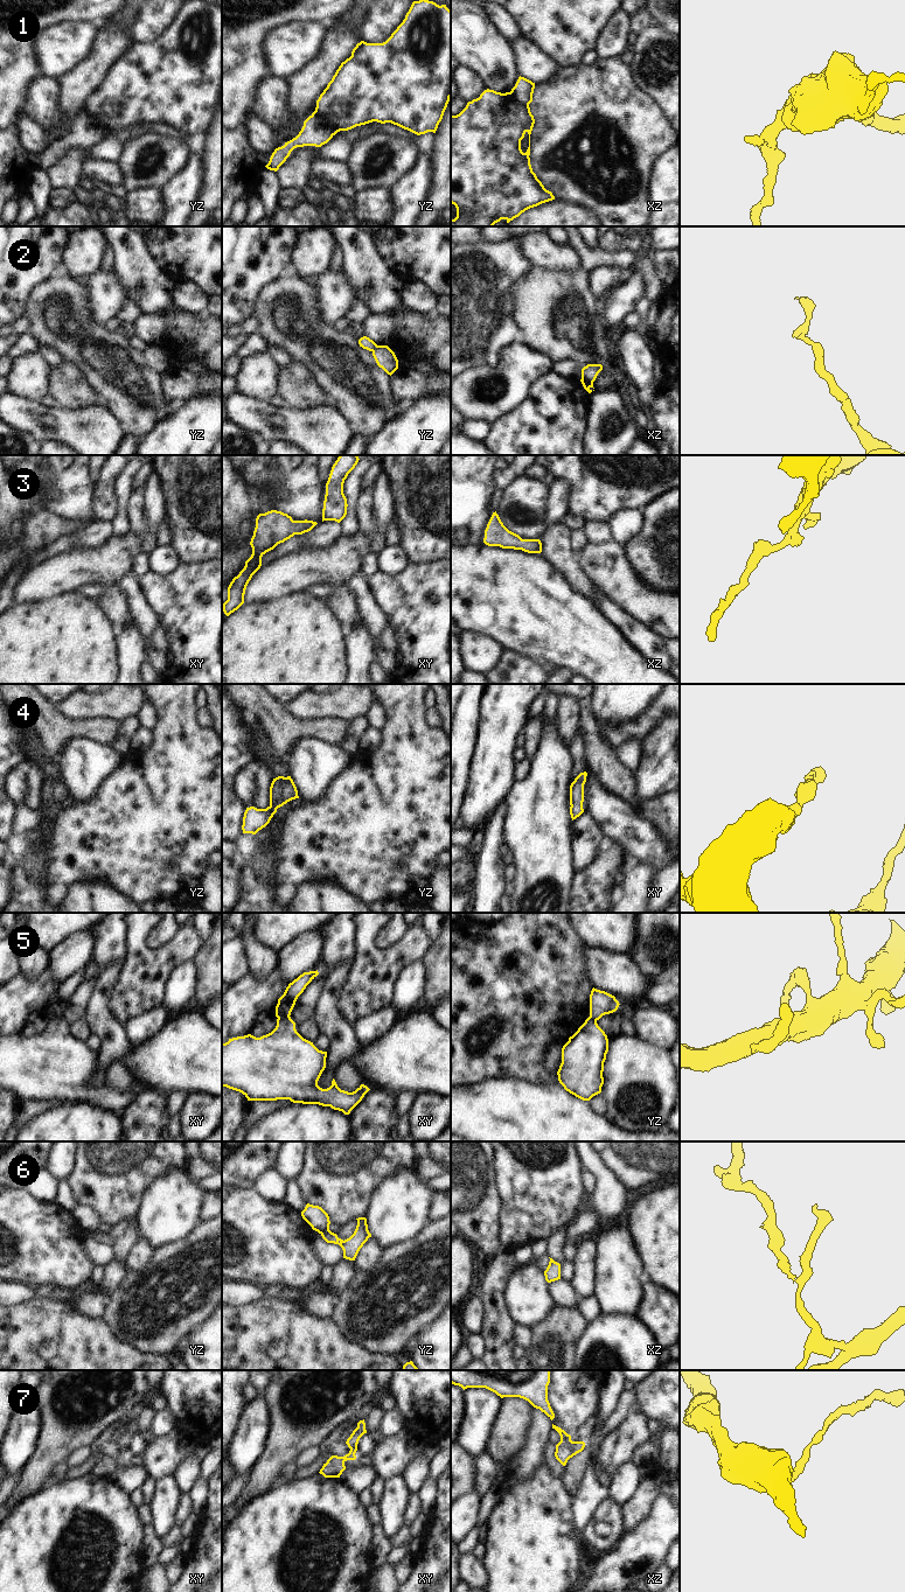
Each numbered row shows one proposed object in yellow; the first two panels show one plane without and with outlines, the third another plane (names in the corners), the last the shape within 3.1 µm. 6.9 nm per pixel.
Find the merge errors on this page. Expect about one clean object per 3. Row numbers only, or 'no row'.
1, 2, 5, 6, 7

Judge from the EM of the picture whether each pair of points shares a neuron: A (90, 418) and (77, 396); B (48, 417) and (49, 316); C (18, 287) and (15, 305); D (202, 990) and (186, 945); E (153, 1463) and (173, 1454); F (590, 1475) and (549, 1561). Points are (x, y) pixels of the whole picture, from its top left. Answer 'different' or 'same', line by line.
A: different
B: different
C: same
D: different
E: same
F: different

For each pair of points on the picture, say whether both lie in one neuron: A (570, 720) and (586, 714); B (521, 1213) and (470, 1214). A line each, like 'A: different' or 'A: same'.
A: different
B: different

